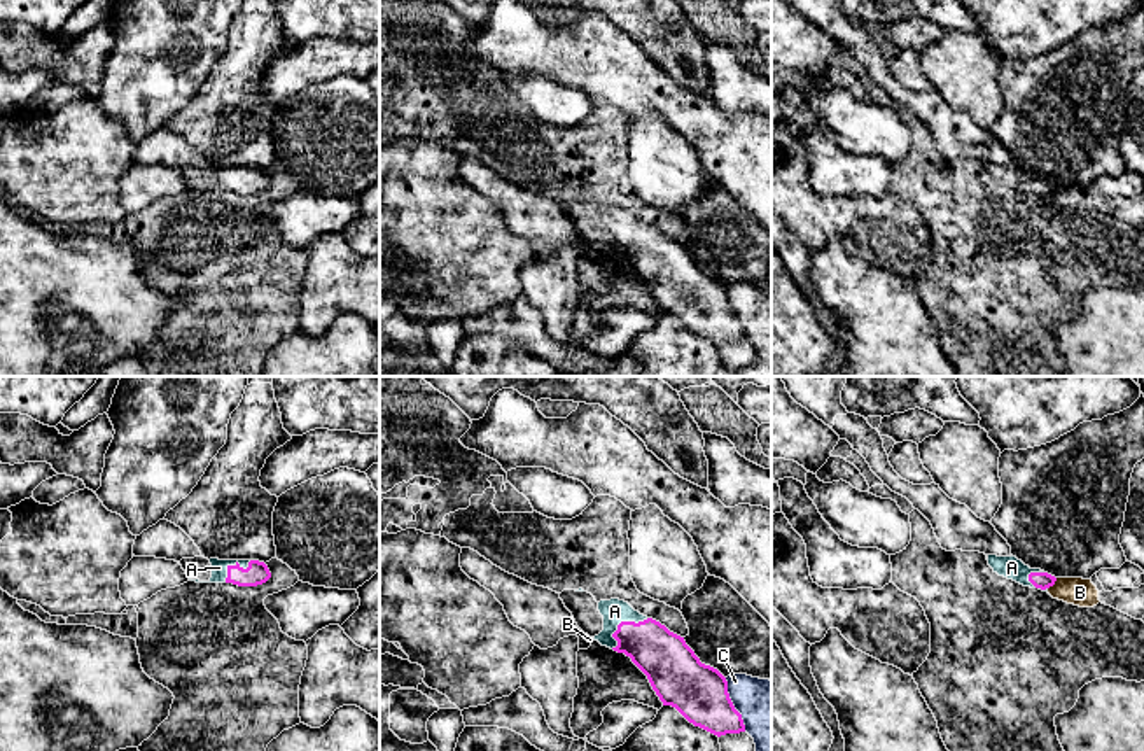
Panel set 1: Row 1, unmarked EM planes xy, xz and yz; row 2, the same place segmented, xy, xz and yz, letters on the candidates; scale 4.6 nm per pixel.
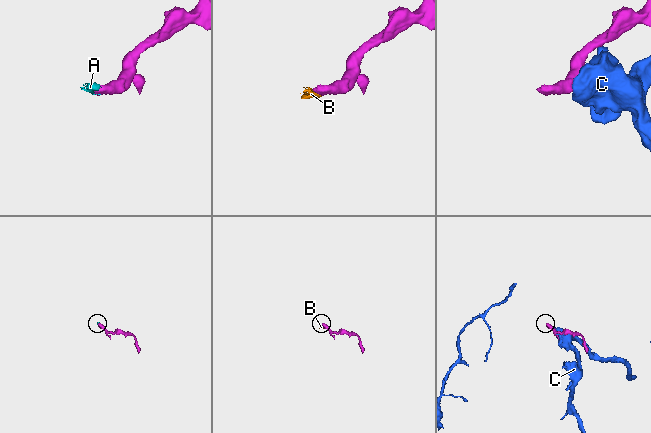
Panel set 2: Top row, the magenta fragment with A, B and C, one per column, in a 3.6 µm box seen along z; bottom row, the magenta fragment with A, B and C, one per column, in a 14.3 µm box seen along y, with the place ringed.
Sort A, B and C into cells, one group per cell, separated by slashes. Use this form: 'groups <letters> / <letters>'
groups A / B / C

